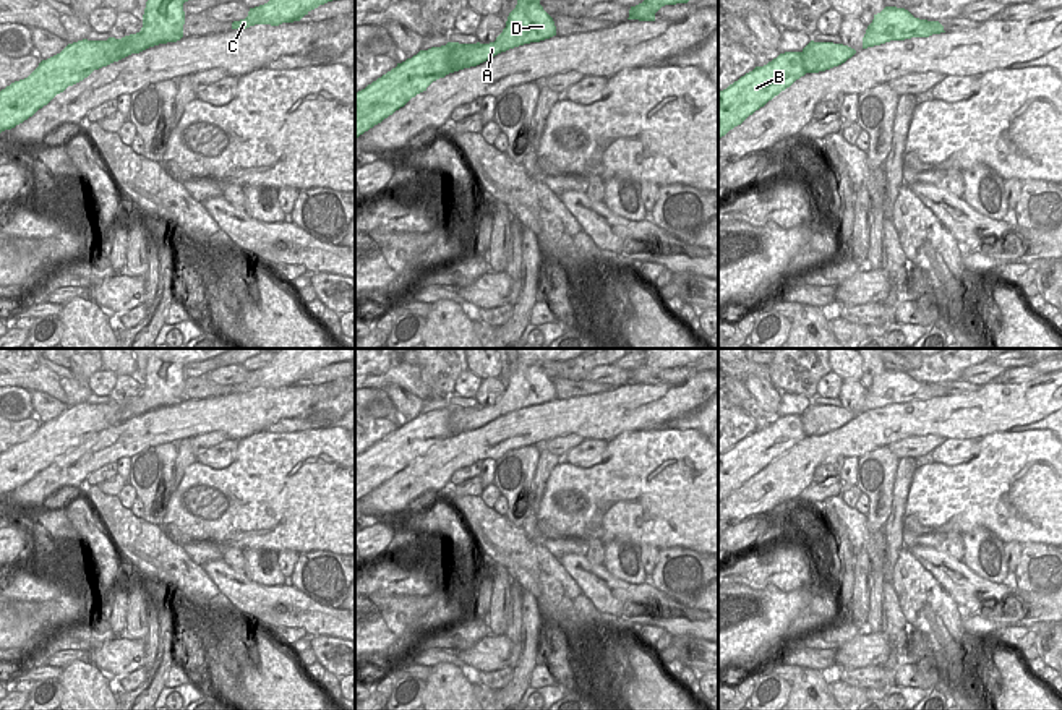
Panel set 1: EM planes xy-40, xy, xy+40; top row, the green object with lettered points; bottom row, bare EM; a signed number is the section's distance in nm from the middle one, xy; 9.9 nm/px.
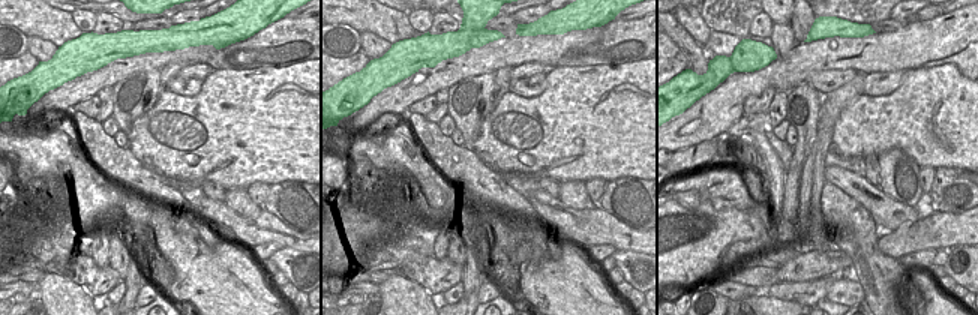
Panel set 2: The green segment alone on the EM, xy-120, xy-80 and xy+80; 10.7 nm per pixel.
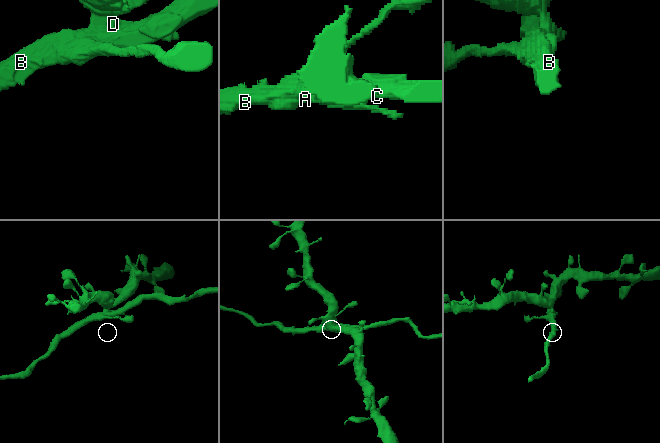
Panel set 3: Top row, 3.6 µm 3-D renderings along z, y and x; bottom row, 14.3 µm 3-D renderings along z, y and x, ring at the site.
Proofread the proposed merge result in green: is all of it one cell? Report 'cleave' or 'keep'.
cleave

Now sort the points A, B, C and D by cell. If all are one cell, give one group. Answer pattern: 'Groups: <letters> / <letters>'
Groups: A D / B C

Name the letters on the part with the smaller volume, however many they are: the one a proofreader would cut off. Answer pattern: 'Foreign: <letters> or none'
Foreign: B, C

